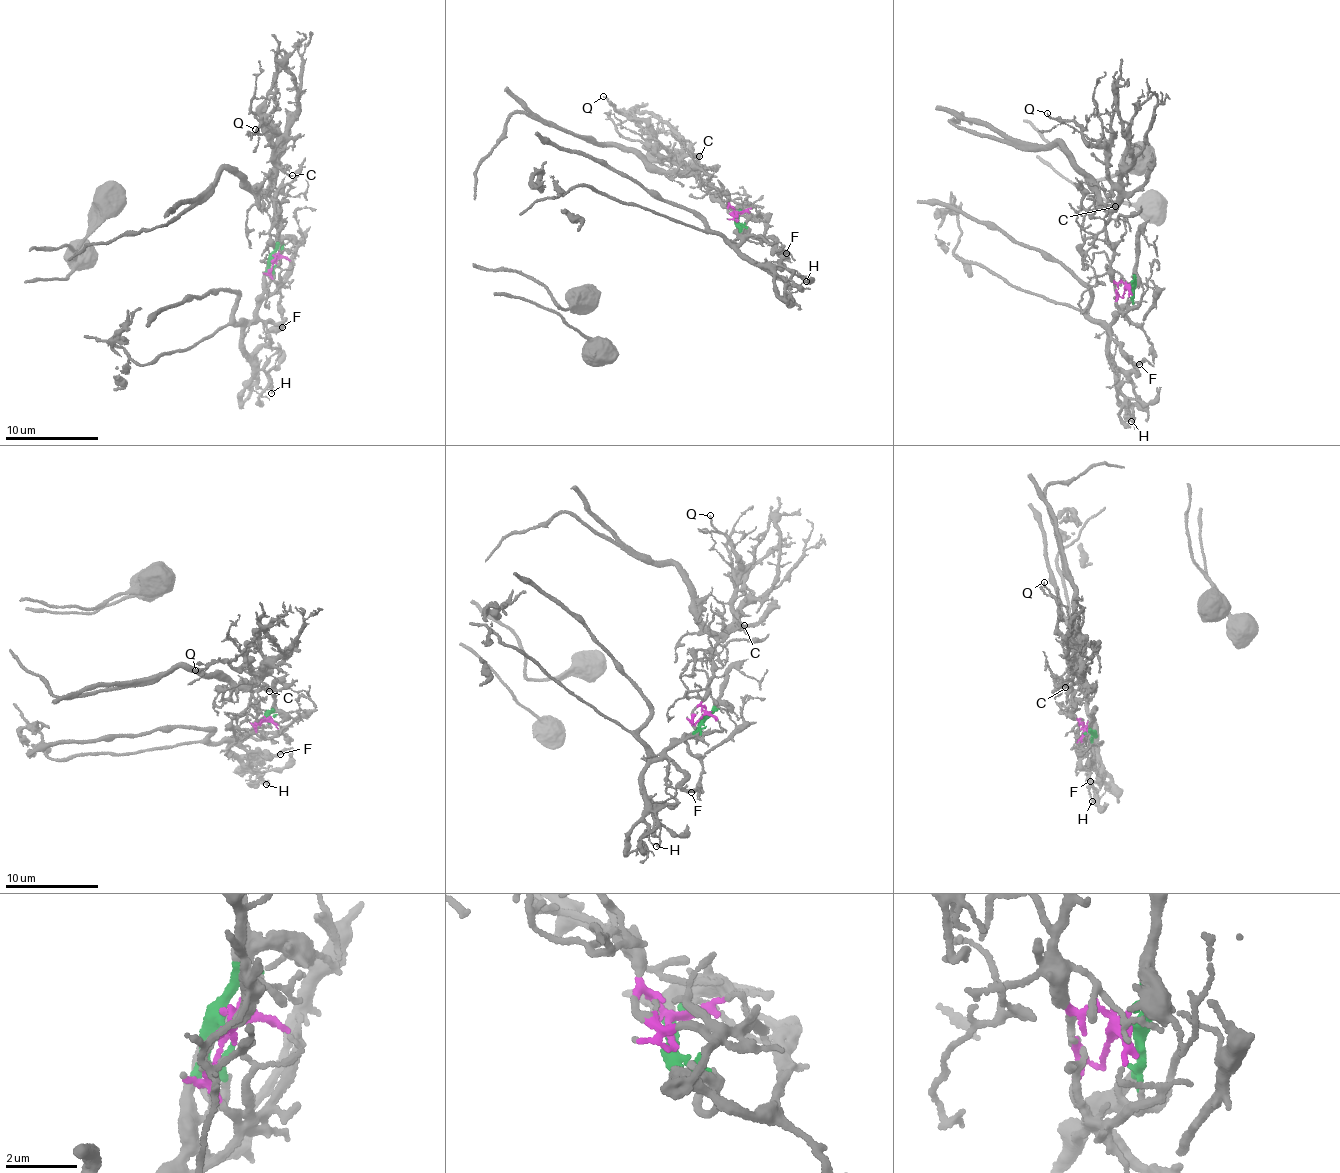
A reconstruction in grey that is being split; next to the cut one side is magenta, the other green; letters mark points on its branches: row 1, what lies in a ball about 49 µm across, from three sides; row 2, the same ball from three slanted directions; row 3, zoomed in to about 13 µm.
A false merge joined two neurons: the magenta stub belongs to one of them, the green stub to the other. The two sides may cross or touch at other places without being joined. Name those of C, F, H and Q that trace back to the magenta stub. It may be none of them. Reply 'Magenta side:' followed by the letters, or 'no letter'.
Magenta side: C, Q

